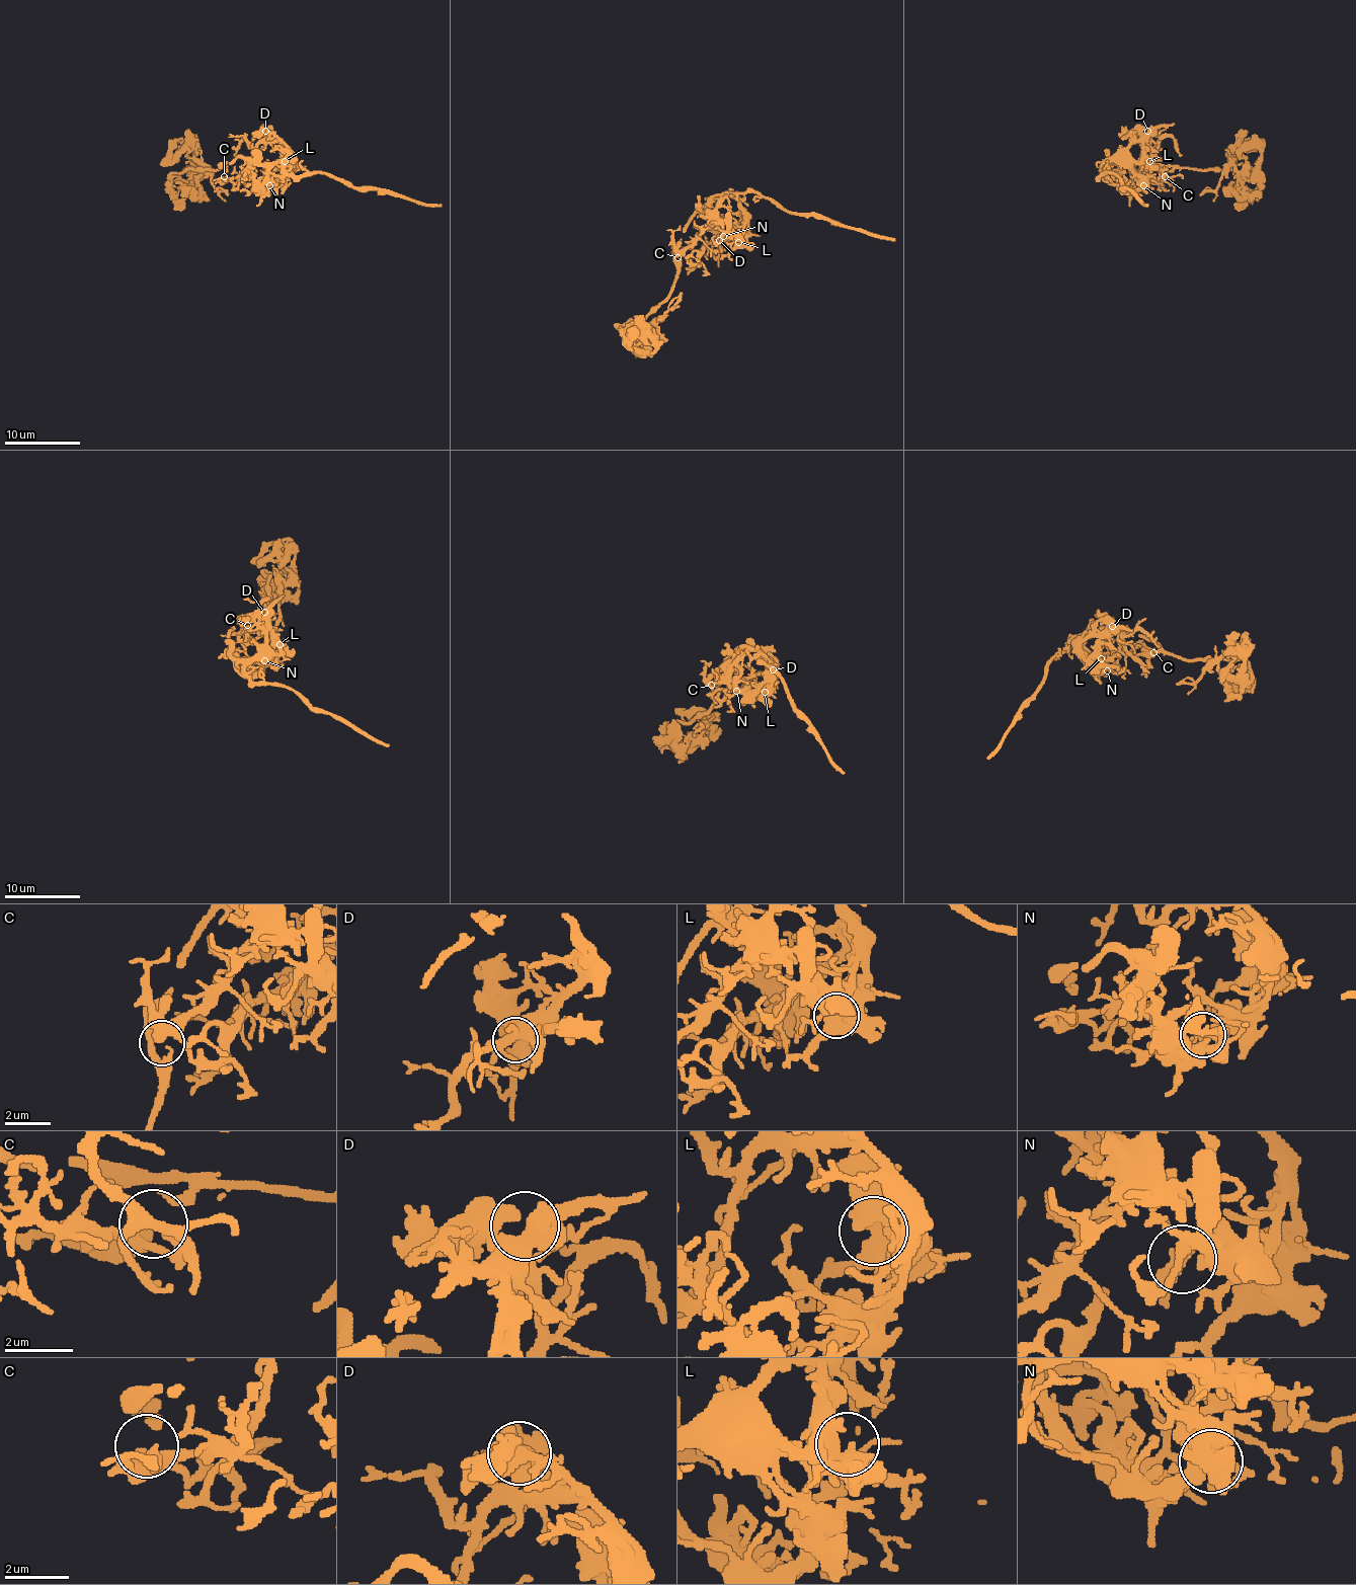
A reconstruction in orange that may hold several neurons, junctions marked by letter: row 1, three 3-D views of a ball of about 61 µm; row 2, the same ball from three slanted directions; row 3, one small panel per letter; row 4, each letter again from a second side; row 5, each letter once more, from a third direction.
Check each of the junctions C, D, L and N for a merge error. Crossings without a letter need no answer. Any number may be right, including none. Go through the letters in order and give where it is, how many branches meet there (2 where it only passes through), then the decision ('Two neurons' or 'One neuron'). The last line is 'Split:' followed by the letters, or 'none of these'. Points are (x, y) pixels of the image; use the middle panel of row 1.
C: Place: (678, 257). Branches: 5. One neuron
D: Place: (719, 240). Branches: 3. One neuron
L: Place: (738, 242). Branches: 3. One neuron
N: Place: (723, 236). Branches: 4. One neuron
Split: none of these

